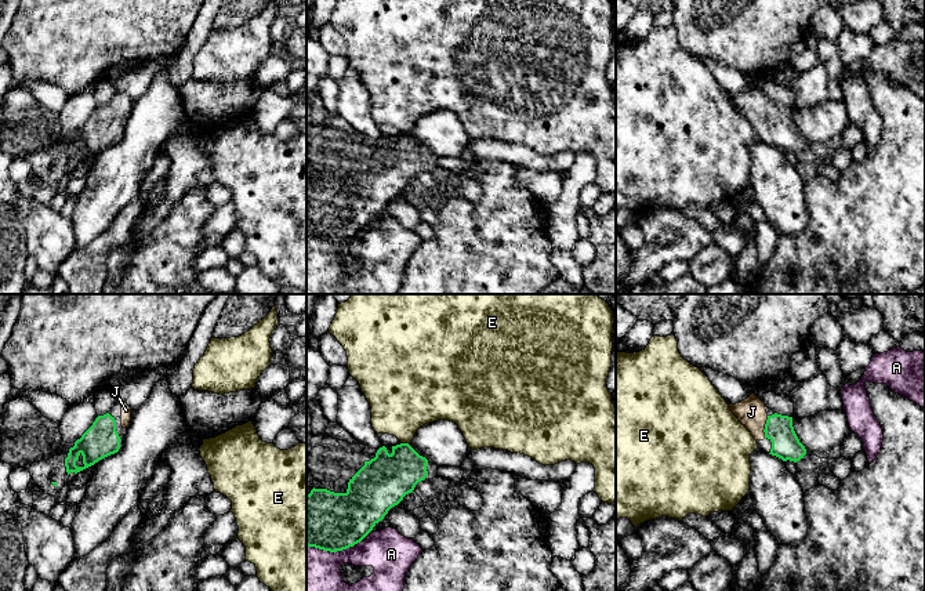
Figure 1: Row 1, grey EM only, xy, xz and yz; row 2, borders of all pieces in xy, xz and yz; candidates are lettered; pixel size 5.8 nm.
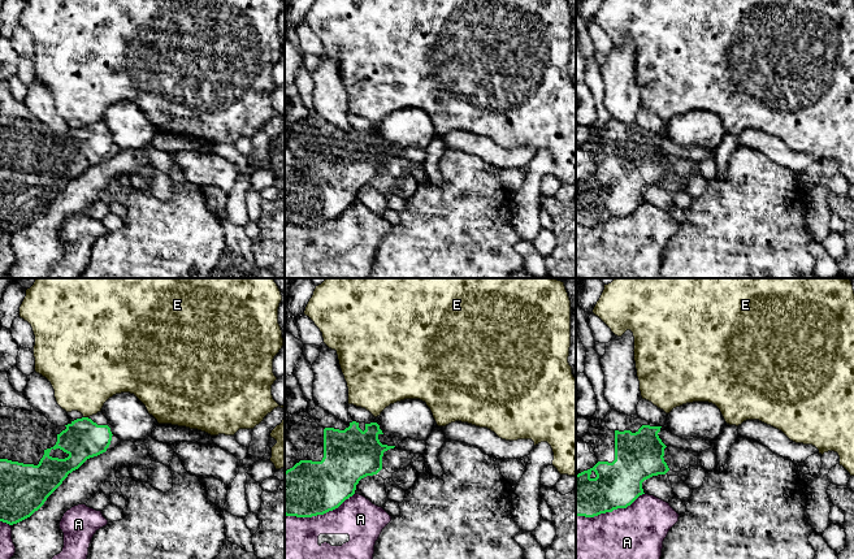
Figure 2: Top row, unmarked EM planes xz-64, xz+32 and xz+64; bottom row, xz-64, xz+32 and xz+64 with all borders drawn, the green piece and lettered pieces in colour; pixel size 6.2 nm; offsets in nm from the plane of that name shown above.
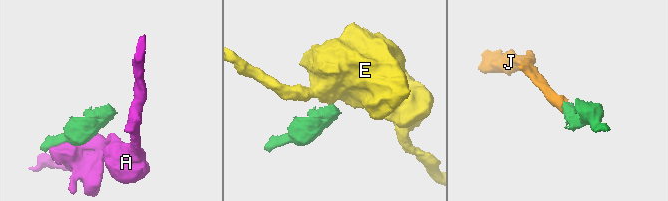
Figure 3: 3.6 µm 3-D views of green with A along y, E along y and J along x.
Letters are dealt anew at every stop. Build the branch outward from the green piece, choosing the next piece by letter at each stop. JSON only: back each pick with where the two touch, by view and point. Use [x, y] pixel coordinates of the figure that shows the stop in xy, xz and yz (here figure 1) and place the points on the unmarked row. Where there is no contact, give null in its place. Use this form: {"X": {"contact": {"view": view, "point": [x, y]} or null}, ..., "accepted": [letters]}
{"J": {"contact": {"view": "yz", "point": [765, 118]}}, "accepted": ["J"]}

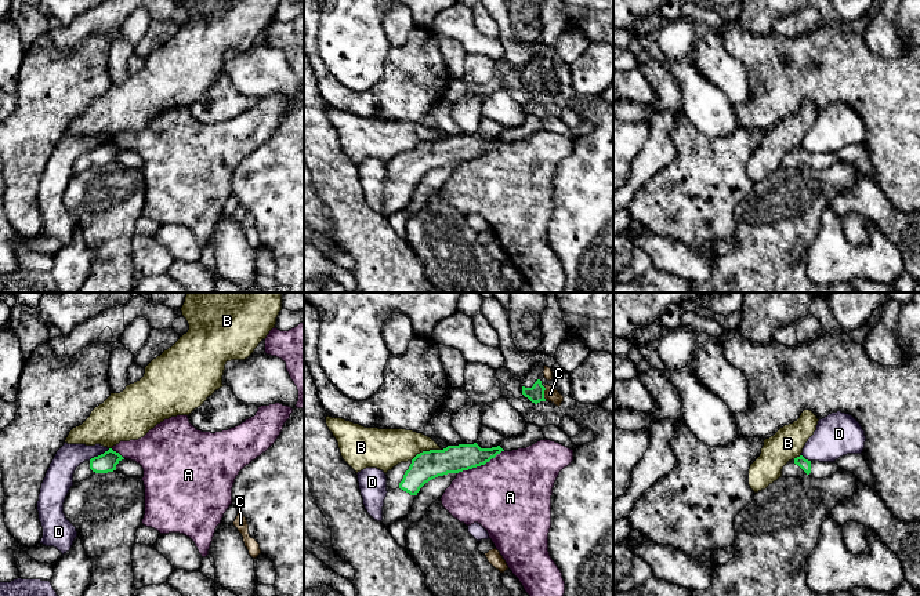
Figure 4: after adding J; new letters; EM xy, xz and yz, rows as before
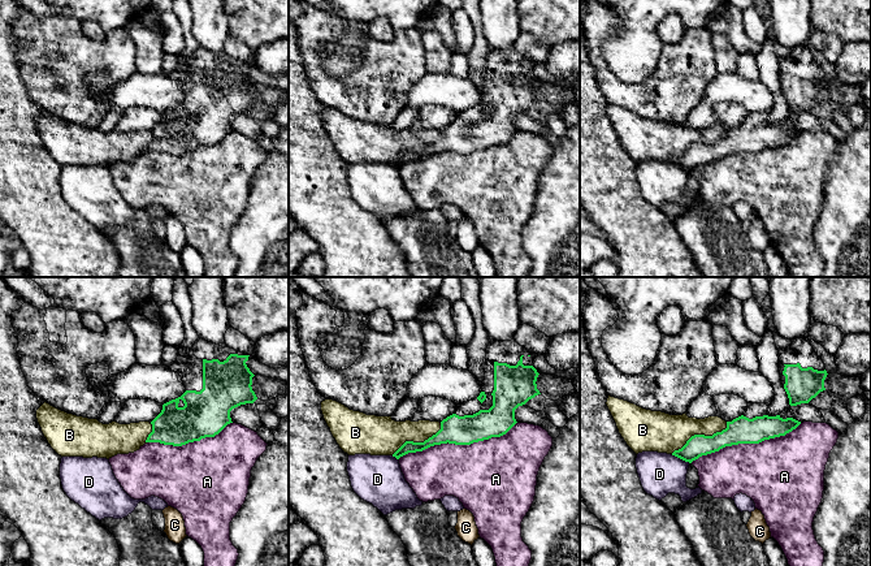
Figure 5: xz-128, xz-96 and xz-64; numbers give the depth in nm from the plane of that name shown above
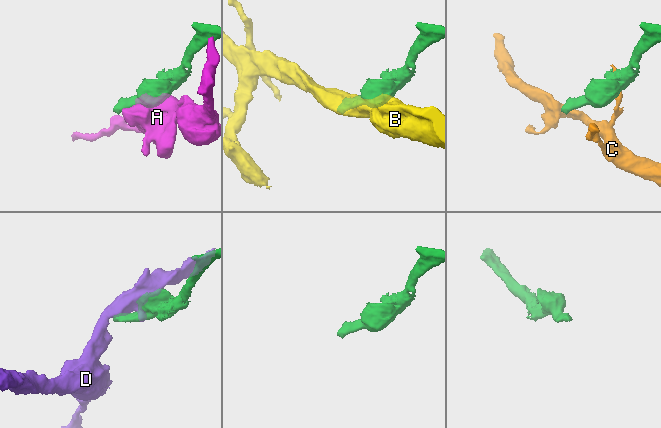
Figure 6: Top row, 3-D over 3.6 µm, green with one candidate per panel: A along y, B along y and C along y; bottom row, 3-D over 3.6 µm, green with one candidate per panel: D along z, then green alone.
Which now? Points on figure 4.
{"accepted": []}

